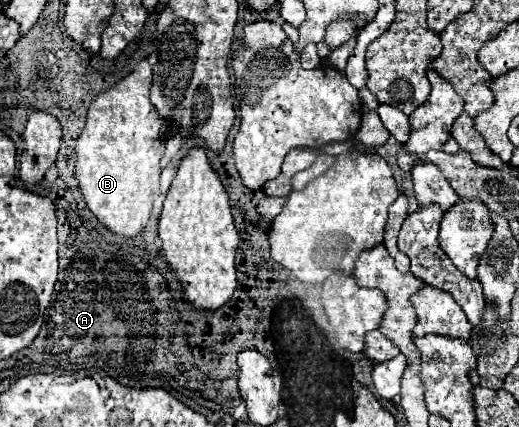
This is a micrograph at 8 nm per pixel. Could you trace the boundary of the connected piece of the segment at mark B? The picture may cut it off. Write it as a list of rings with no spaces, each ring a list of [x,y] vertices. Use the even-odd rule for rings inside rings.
[[[144,57],[134,71],[92,99],[86,125],[76,139],[76,179],[82,197],[104,227],[124,237],[134,237],[148,225],[152,203],[160,193],[160,159],[168,127],[152,107],[150,89],[152,67]]]

